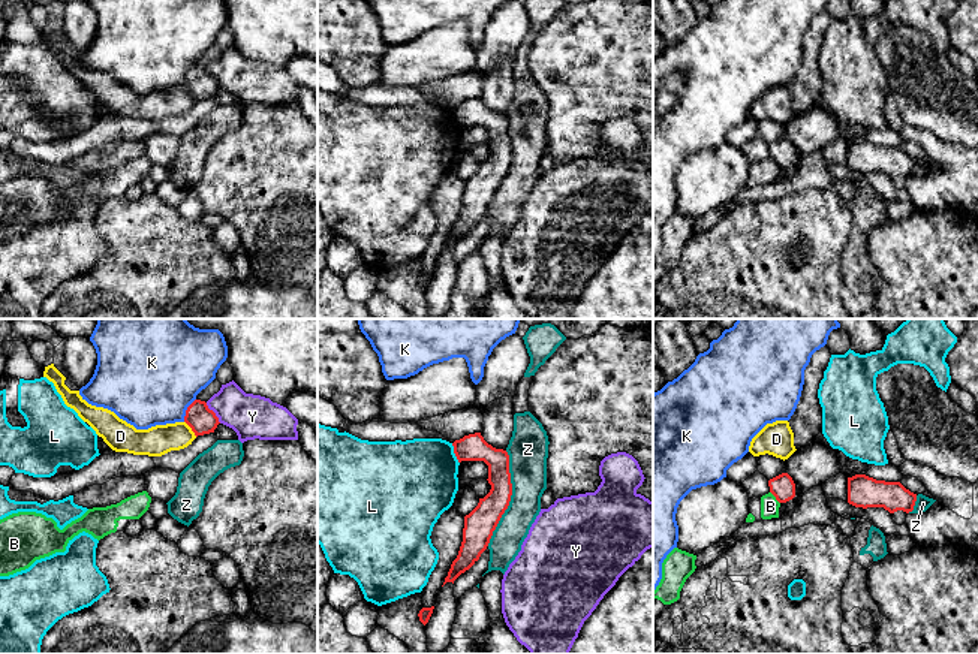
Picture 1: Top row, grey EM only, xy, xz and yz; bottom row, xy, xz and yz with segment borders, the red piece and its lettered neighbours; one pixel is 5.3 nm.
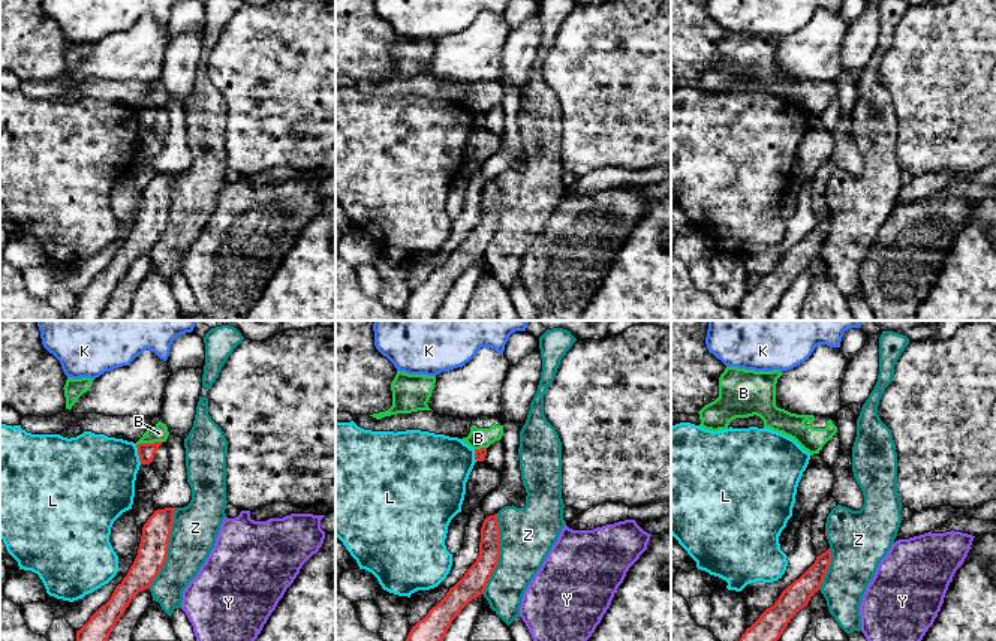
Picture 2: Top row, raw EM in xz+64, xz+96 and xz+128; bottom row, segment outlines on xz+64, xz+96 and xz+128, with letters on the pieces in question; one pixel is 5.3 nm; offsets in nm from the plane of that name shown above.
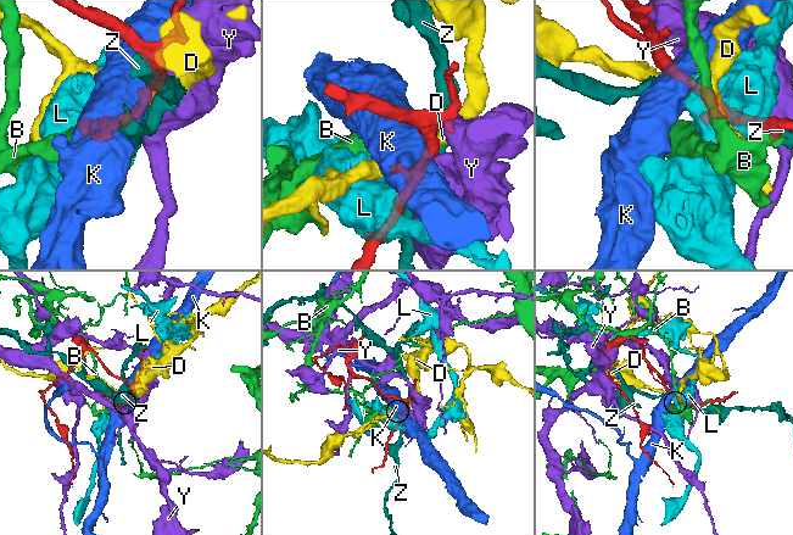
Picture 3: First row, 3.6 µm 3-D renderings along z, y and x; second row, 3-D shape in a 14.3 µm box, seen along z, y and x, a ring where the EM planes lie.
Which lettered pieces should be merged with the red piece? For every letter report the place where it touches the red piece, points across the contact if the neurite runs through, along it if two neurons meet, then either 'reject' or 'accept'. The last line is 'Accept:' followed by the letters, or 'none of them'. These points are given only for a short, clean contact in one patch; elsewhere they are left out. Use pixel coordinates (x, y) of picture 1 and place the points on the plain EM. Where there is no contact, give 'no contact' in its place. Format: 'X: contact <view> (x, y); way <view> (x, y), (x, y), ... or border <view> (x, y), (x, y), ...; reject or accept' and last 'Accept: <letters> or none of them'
B: contact yz (775, 160); border yz (770, 156), (779, 168); reject
D: contact xy (190, 92); reject
K: contact xy (186, 75); reject
L: contact xz (454, 117); border xz (451, 108), (459, 127); reject
Y: contact xy (214, 78); reject
Z: contact xz (509, 163); reject
Accept: none of them

